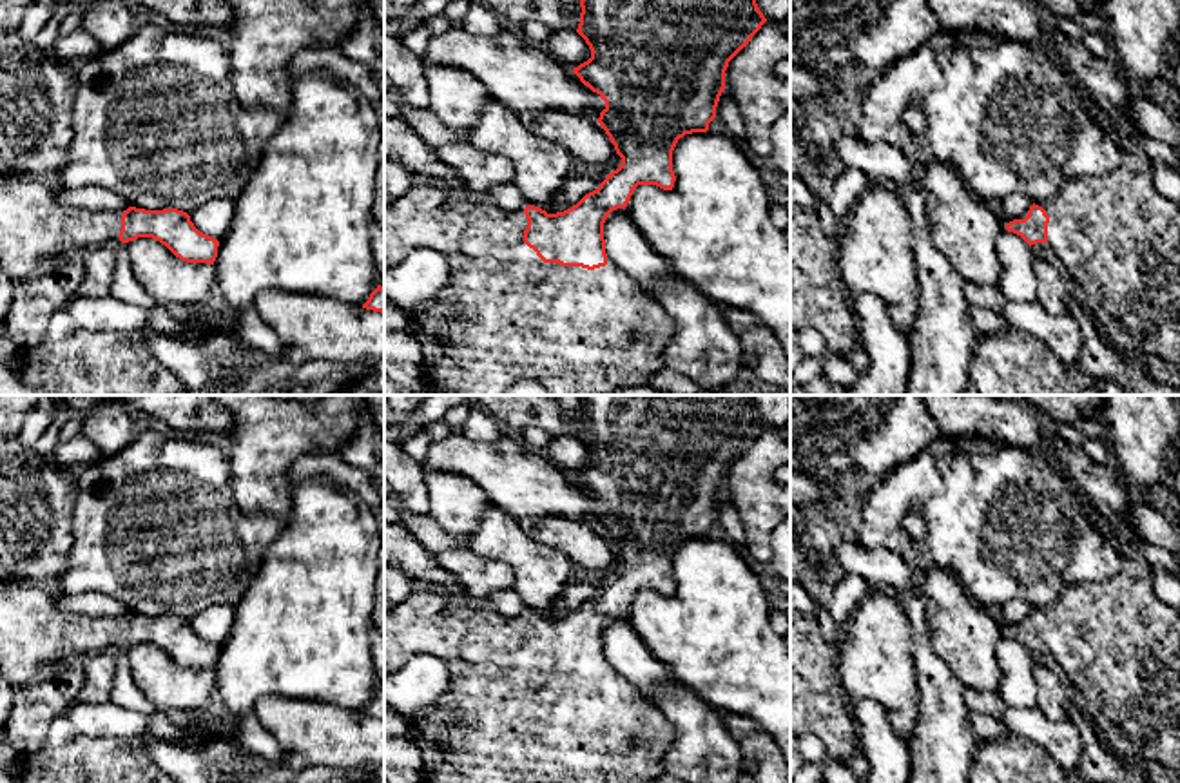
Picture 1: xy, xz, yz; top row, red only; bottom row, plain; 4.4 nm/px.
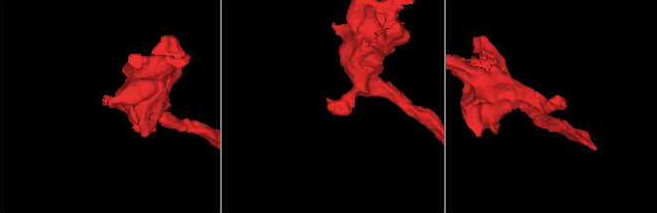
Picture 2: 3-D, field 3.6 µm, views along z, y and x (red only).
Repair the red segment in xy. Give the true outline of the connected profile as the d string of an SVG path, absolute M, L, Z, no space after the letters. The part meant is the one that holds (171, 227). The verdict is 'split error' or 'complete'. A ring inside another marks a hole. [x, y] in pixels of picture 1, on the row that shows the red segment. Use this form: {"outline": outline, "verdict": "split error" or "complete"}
{"outline": "M34 176L0 178L0 266L15 285L36 277L45 268L62 263L62 256L74 248L100 248L109 241L129 243L152 237L187 263L214 265L219 241L199 232L190 216L178 208L145 210L129 207L123 212L63 207L56 201L58 187L51 179Z", "verdict": "split error"}

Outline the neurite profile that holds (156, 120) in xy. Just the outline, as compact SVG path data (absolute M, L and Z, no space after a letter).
M147 24L116 49L102 51L76 65L69 158L53 183L60 188L98 185L136 208L178 208L190 214L208 199L239 198L281 121L279 112L266 107L247 109L237 100L228 54L221 44Z

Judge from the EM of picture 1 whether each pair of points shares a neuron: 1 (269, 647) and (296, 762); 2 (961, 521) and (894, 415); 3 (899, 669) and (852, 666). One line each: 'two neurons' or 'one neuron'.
1: two neurons
2: two neurons
3: one neuron

